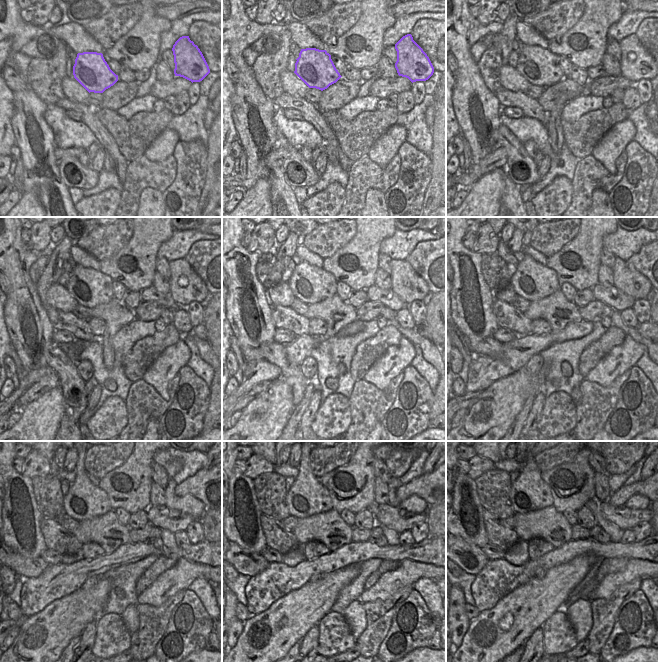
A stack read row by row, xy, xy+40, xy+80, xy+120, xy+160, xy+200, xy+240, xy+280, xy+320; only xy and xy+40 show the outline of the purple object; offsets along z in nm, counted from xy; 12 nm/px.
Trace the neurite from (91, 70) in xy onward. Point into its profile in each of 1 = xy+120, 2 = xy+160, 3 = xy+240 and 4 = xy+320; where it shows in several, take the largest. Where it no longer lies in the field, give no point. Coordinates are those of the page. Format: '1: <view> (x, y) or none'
1: xy+120 (90, 287)
2: xy+160 (309, 283)
3: xy+240 (84, 500)
4: xy+320 (529, 492)

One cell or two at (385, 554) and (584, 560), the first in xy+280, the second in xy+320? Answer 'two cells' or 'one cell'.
two cells

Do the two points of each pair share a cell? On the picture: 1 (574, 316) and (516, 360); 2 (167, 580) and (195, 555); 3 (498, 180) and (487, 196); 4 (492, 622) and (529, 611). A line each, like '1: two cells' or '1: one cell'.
1: two cells
2: two cells
3: one cell
4: one cell

